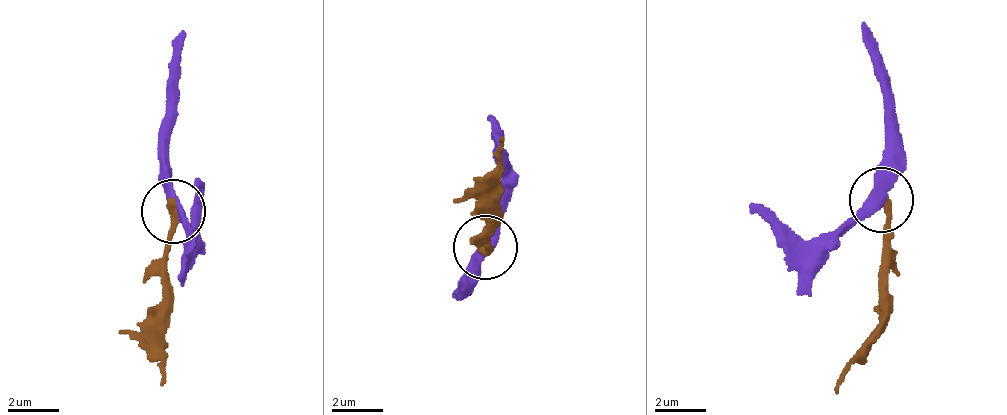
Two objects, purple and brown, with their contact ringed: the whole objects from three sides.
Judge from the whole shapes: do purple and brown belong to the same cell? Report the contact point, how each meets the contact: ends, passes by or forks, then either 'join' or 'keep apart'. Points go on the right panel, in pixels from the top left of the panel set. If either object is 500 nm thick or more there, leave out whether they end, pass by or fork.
at (881, 200); purple passes by; brown ends there; keep apart

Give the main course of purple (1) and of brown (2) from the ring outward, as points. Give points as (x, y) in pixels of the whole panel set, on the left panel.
1: (175, 209), (167, 78), (184, 28)
2: (175, 209), (162, 387)

